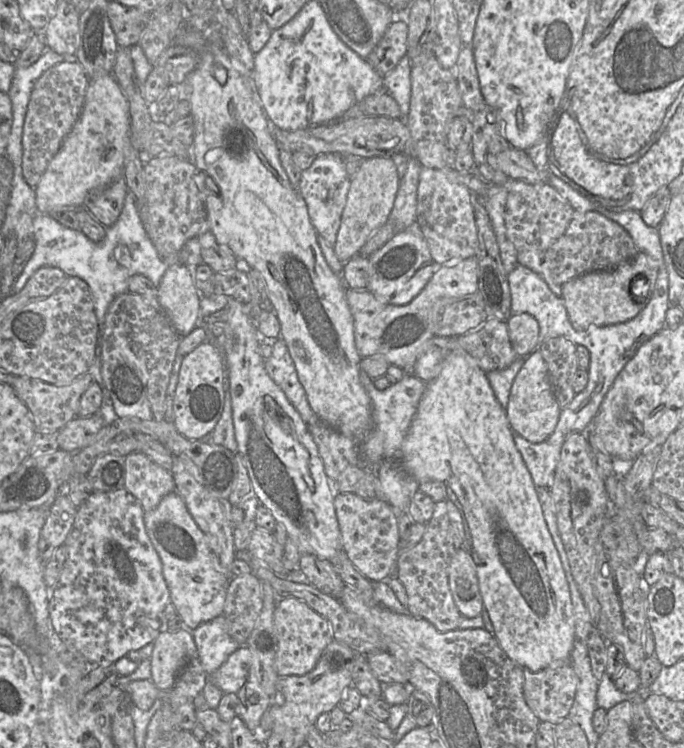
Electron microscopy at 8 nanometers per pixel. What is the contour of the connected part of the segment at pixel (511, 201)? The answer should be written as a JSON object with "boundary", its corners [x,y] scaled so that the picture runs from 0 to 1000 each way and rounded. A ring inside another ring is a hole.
{"boundary":[[[746,239],[738,249],[743,261],[737,295],[743,318],[756,334],[798,336],[808,324],[825,313],[836,293],[839,279],[801,243],[773,246]]]}

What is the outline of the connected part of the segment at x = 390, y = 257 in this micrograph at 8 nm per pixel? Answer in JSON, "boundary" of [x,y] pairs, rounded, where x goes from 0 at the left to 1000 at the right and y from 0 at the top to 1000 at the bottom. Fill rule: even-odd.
{"boundary":[[[608,299],[577,310],[575,317],[538,344],[538,386],[556,401],[573,408],[594,408],[623,382],[640,356],[633,350],[627,329]]]}

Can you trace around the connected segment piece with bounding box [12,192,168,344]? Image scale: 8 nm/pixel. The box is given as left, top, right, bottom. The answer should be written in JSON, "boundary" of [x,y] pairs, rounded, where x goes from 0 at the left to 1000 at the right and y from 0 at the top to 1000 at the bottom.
{"boundary":[[[186,257],[171,295],[155,305],[154,318],[148,324],[139,325],[118,307],[98,305],[70,286],[57,285],[48,294],[48,316],[51,336],[31,366],[22,372],[18,392],[29,390],[42,372],[66,356],[83,357],[98,369],[121,373],[133,388],[145,437],[142,449],[148,460],[156,414],[168,397],[187,390],[187,373],[197,366],[208,366],[231,384],[246,357],[215,314],[200,283],[199,266],[190,257]]]}

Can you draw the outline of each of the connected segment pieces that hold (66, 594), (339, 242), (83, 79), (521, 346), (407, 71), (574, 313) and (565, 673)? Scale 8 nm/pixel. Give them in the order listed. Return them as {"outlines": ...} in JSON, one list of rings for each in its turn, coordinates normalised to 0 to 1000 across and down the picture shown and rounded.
{"outlines":[[[[183,652],[136,656],[114,678],[94,729],[98,747],[83,779],[73,787],[70,818],[76,838],[95,864],[137,889],[161,890],[190,870],[224,860],[243,842],[238,817],[249,791],[237,766],[235,747],[213,711],[211,682]]],[[[542,210],[531,213],[525,226],[513,238],[497,303],[487,333],[499,350],[526,338],[541,316],[569,294],[585,238],[572,210]]],[[[108,76],[72,91],[53,108],[32,178],[32,231],[39,246],[48,253],[113,162],[121,144],[129,108],[124,95]]],[[[772,418],[747,421],[741,428],[746,456],[756,477],[770,477],[787,461],[788,434]]],[[[592,74],[576,92],[560,103],[560,116],[582,138],[589,159],[595,156],[599,147],[601,92],[599,79]]],[[[942,337],[895,360],[870,361],[829,376],[820,384],[832,428],[844,444],[863,434],[885,437],[917,430],[930,424],[950,402],[962,369],[956,346]]],[[[833,885],[785,898],[766,894],[766,934],[791,965],[811,969],[829,960],[844,917],[845,905]]]]}

